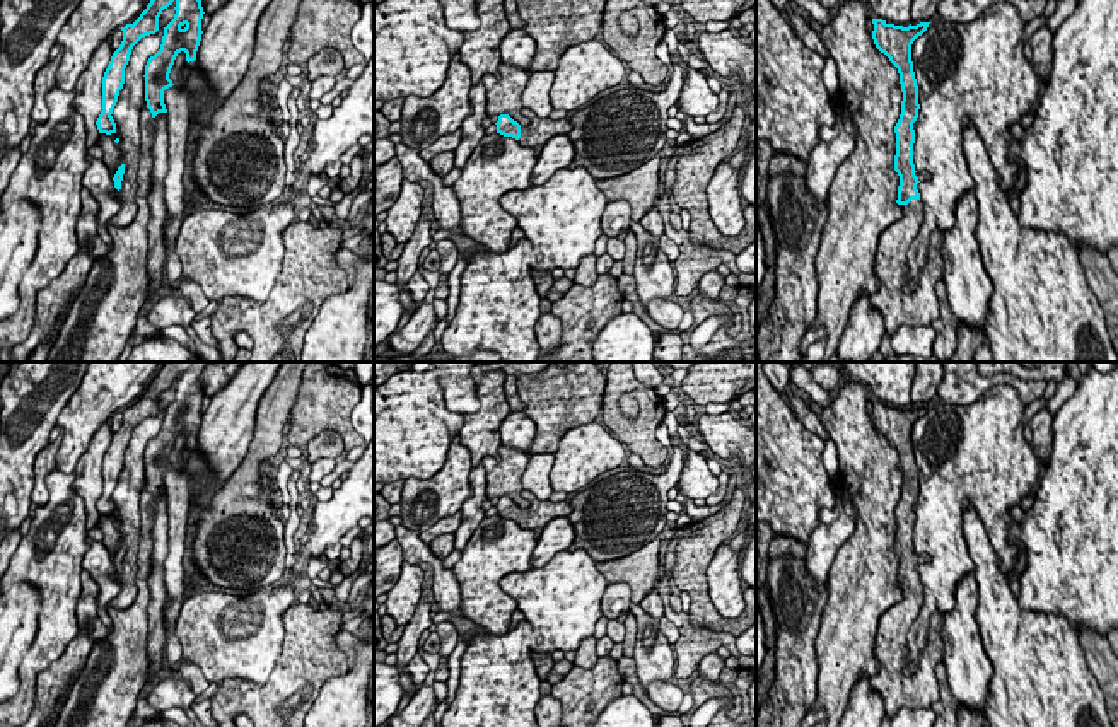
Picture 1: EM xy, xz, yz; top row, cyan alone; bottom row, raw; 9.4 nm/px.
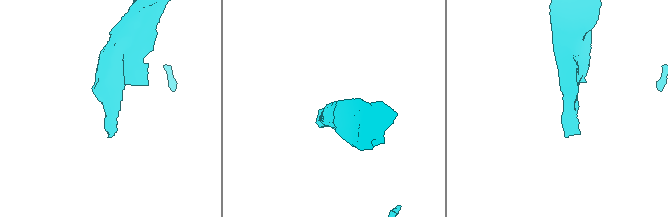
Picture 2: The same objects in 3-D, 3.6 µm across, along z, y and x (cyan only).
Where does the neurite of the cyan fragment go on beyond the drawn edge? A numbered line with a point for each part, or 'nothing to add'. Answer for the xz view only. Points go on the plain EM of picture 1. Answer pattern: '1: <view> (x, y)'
1: xz (540, 512)

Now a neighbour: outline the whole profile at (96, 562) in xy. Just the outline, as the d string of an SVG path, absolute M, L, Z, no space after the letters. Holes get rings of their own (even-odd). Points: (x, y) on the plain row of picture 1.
M87 538L89 550L82 561L82 570L87 570L99 585L97 596L97 618L113 630L111 618L108 614L108 604L118 596L119 585L114 580L114 563L109 558L108 548L102 541Z

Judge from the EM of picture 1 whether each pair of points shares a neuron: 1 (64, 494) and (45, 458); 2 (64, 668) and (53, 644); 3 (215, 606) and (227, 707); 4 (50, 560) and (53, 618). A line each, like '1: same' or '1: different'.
1: different
2: different
3: different
4: same

